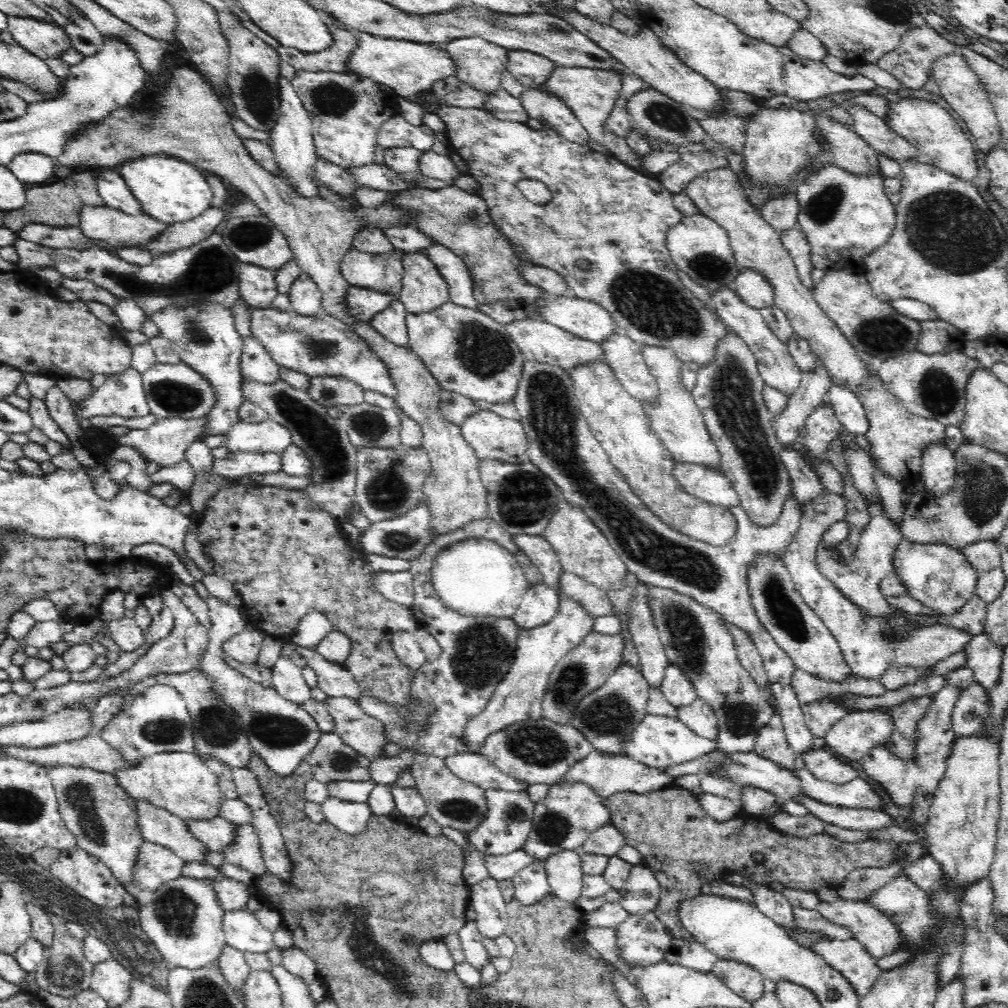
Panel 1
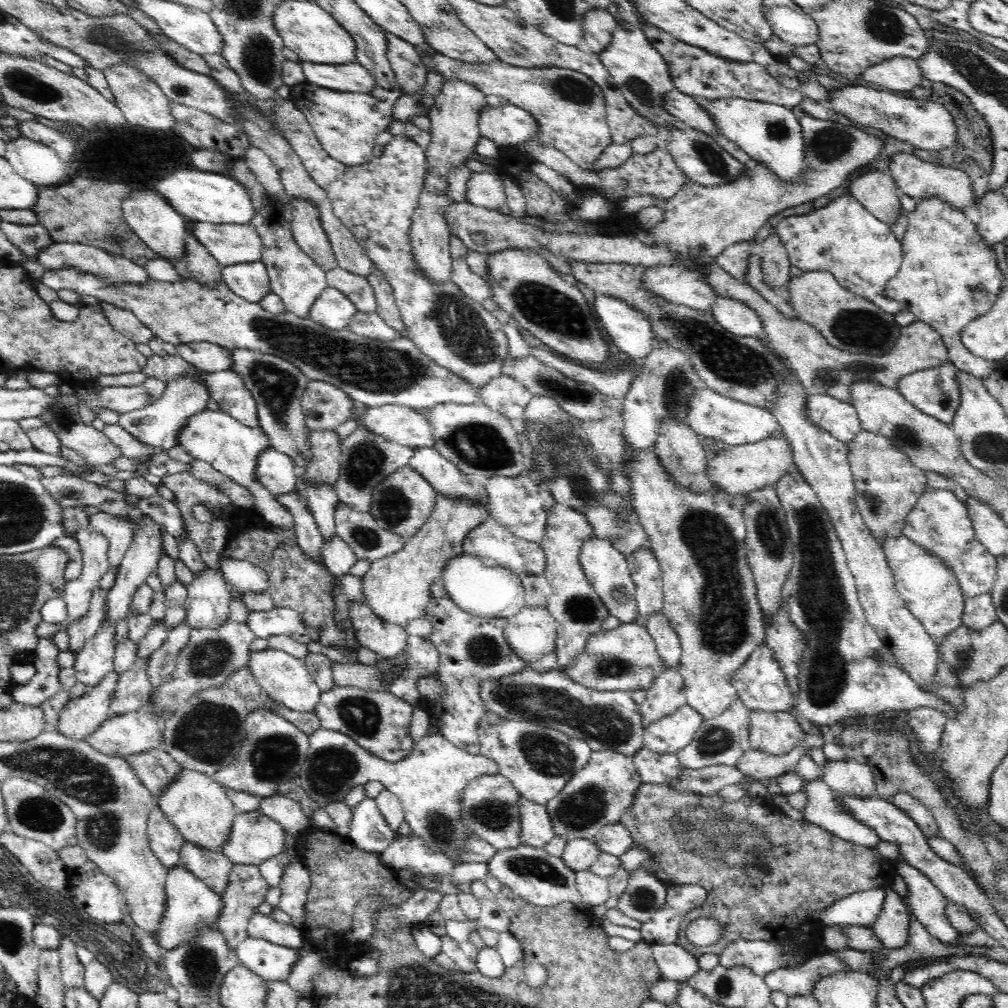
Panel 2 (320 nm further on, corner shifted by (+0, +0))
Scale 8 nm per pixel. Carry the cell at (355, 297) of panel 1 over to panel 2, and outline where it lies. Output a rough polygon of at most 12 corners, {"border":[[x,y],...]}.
{"border":[[327,286],[309,316],[342,330],[358,309],[346,294]]}

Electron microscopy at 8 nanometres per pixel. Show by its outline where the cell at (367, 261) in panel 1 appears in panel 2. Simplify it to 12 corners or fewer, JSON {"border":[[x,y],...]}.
{"border":[[336,265],[326,271],[358,311],[376,311],[376,295],[360,273]]}

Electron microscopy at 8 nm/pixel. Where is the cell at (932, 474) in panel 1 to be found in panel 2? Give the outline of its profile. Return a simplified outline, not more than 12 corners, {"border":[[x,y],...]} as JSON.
{"border":[[950,490],[924,491],[903,535],[940,555],[966,598],[990,593],[997,558]]}

